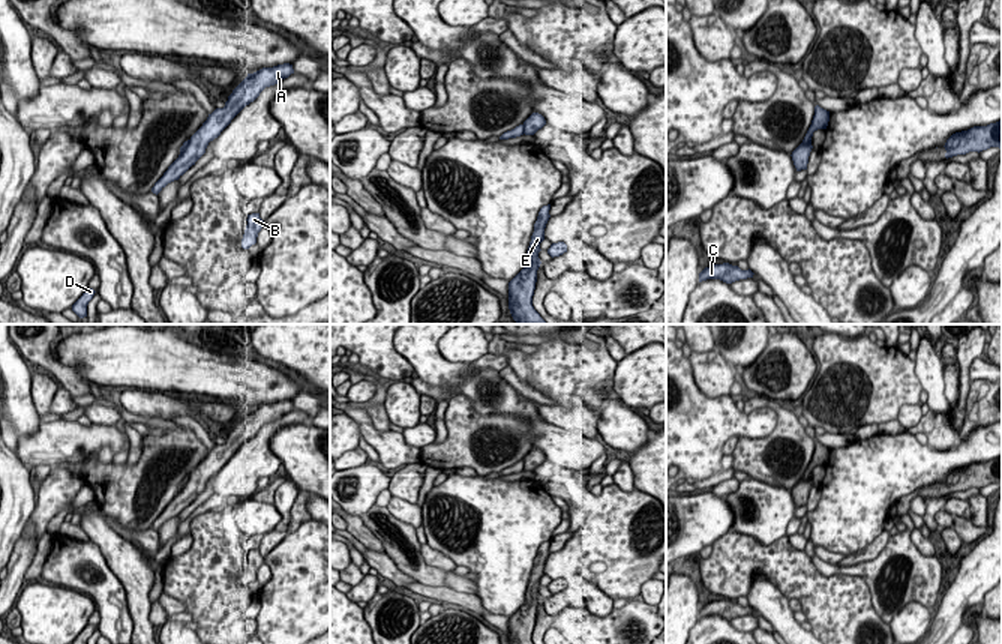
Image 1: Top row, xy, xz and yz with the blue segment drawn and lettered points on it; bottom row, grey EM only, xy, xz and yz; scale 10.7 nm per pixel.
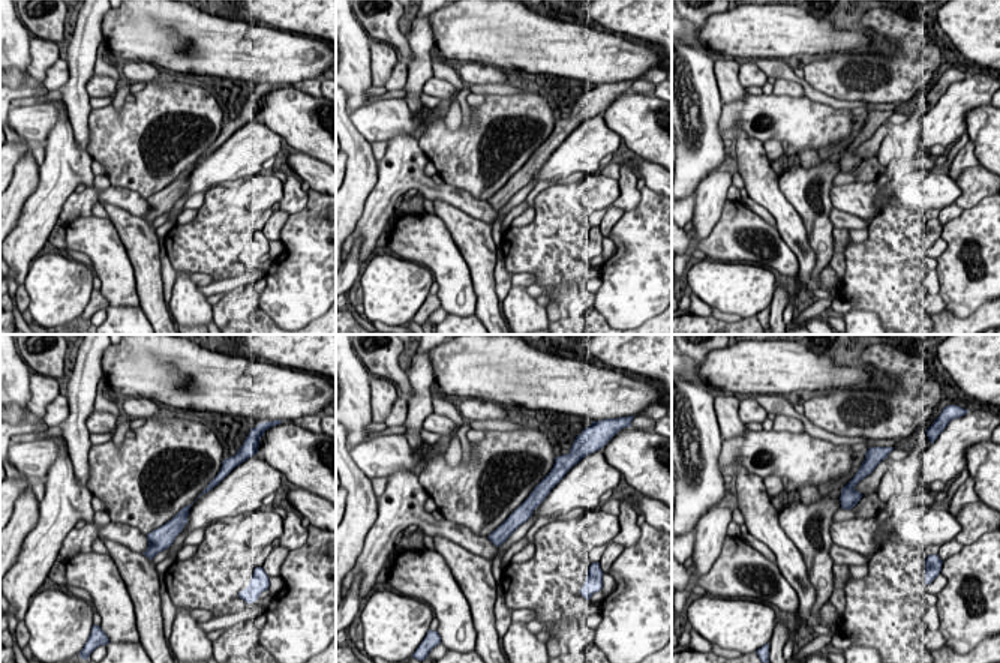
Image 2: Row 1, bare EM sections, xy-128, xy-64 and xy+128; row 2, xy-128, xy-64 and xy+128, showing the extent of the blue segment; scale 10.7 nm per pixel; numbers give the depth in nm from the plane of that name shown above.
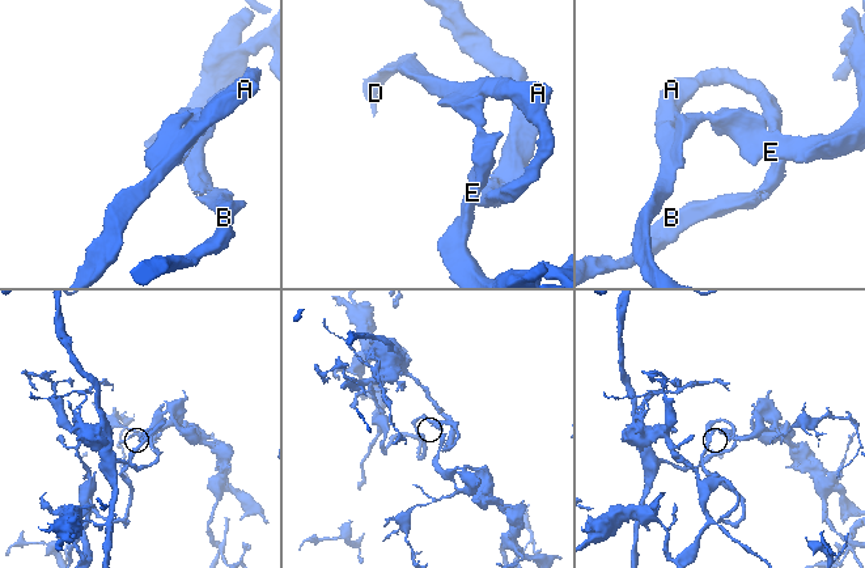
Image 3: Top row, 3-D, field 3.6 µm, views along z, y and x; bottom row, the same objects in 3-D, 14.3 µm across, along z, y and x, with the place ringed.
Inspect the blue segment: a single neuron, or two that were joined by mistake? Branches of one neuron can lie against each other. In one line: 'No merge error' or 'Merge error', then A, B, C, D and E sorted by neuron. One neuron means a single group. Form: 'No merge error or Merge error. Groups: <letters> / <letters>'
No merge error. Groups: A B C D E

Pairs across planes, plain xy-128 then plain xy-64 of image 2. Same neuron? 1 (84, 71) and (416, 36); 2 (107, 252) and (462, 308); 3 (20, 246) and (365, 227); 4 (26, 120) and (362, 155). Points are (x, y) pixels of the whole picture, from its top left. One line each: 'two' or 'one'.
1: one
2: one
3: one
4: two

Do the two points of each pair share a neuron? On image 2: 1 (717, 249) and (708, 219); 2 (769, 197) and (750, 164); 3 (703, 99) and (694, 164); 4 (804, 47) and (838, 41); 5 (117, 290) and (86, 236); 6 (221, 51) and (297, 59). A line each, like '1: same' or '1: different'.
1: different
2: same
3: same
4: same
5: same
6: same

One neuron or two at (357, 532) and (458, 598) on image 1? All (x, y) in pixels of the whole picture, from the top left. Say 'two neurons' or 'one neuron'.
one neuron

